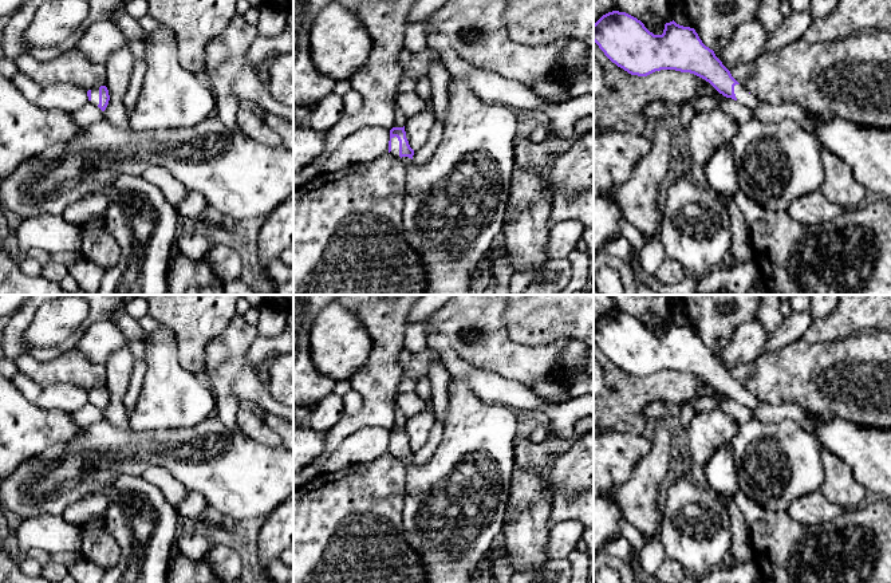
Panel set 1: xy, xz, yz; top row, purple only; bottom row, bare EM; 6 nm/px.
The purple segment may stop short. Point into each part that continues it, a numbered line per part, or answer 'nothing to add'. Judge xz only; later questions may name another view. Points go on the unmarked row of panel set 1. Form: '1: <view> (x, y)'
1: xz (454, 504)

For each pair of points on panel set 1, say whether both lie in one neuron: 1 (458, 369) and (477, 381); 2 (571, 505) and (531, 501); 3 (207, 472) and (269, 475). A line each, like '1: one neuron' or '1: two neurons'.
1: one neuron
2: two neurons
3: one neuron

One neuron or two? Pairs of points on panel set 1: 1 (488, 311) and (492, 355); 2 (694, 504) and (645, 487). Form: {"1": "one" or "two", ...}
{"1": "one", "2": "two"}

